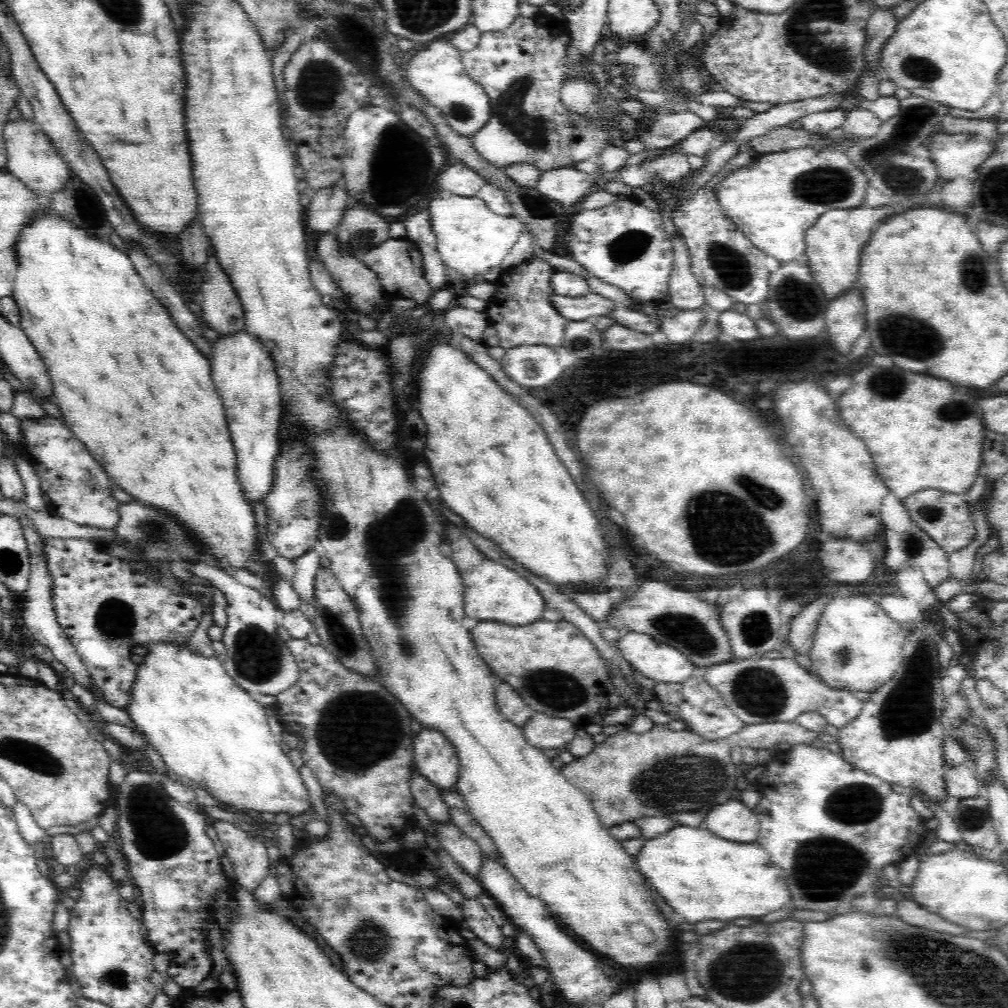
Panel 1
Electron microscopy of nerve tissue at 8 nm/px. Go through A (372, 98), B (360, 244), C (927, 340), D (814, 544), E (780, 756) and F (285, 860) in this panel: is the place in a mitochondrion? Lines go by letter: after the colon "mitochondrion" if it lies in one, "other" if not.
A: other
B: mitochondrion
C: mitochondrion
D: other
E: other
F: other

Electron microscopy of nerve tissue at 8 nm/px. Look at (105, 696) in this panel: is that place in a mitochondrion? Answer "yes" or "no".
no

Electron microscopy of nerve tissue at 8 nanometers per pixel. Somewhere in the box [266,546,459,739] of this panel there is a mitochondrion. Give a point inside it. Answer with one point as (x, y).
(342, 638)

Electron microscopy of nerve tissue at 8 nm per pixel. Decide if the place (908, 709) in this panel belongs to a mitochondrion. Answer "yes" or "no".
yes

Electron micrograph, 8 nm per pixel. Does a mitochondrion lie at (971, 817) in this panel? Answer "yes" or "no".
yes

